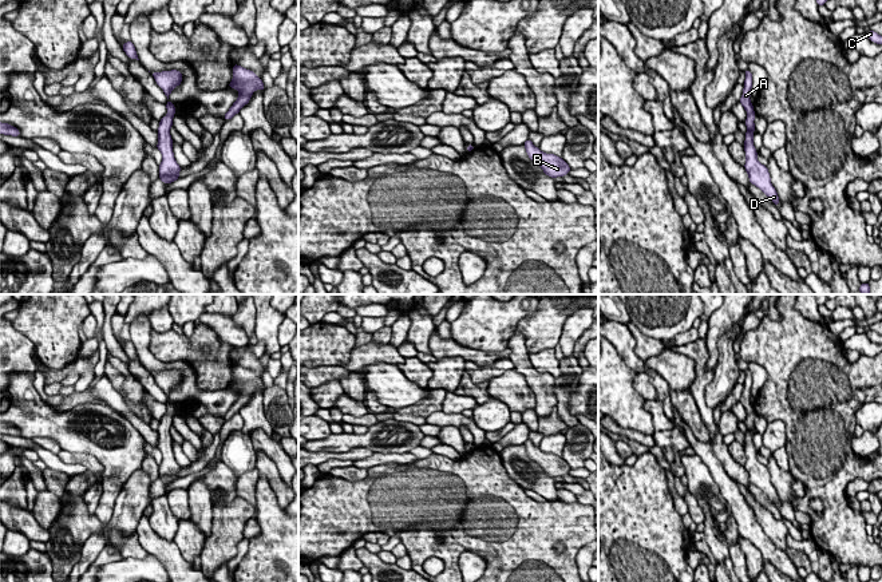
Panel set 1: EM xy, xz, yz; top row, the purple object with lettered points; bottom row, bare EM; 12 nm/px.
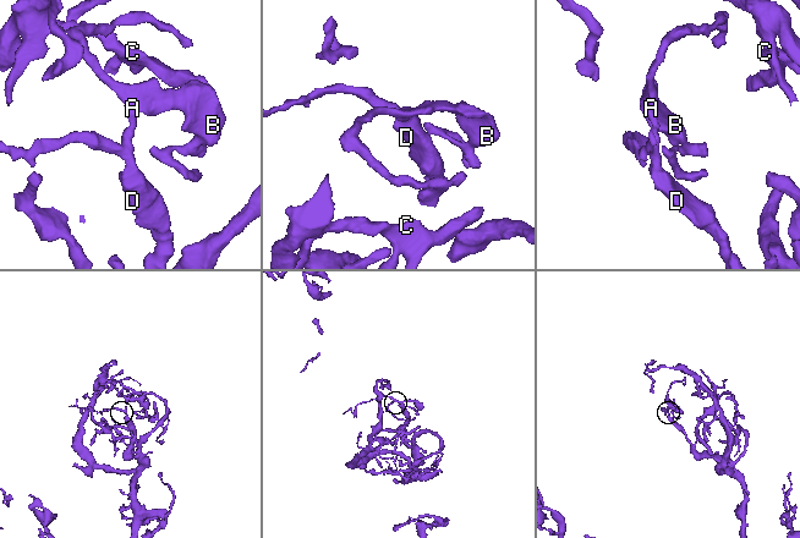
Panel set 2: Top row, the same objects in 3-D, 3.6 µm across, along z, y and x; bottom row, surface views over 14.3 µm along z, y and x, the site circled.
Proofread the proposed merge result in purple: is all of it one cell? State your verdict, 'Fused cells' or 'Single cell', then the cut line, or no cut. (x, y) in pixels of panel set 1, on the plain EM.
Single cell. No split

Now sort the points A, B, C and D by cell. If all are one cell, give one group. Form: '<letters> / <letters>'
A B C D

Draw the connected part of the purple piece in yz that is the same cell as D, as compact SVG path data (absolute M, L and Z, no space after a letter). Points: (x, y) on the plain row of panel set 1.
M745 369L745 380L744 380L744 388L743 388L743 395L740 397L740 403L747 411L747 419L745 419L745 425L748 431L744 433L745 440L744 440L744 451L745 451L745 464L744 468L748 472L749 483L755 484L759 487L770 499L771 502L775 503L775 506L779 506L779 496L776 492L776 488L771 483L770 472L767 466L762 464L756 455L758 451L754 447L754 431L755 431L755 423L754 419L756 413L754 412L754 405L749 400L751 396L751 388L752 388L752 373L749 369Z

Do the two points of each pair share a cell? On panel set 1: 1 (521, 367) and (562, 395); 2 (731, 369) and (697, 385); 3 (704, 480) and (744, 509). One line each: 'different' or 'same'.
1: different
2: different
3: different

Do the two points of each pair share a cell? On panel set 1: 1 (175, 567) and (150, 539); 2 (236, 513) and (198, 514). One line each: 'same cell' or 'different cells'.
1: same cell
2: different cells

